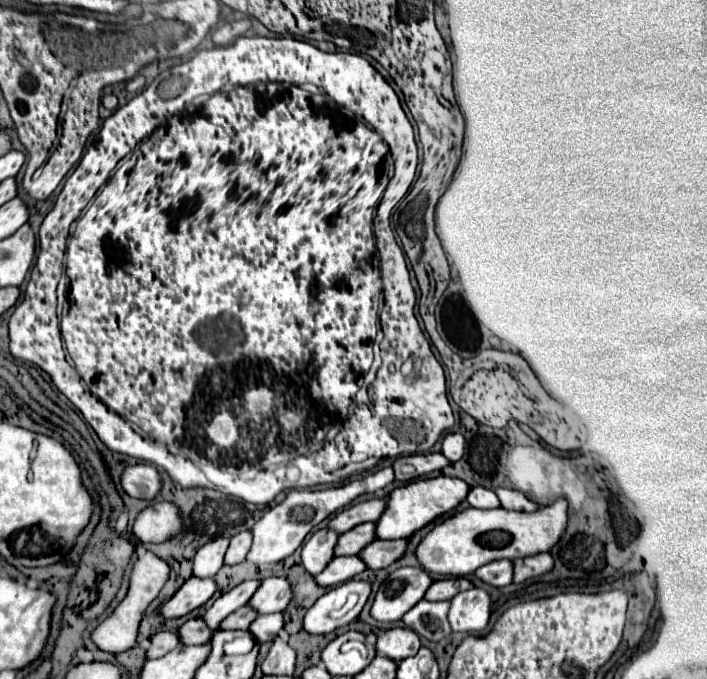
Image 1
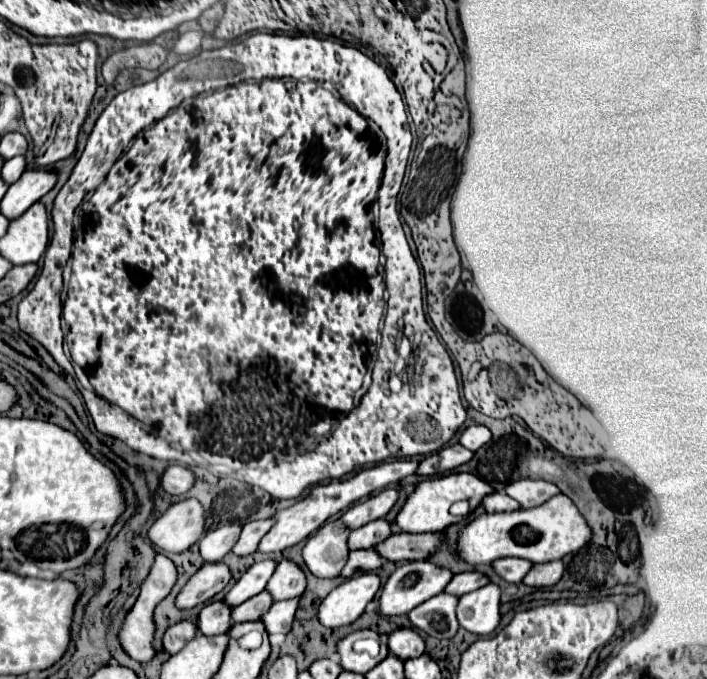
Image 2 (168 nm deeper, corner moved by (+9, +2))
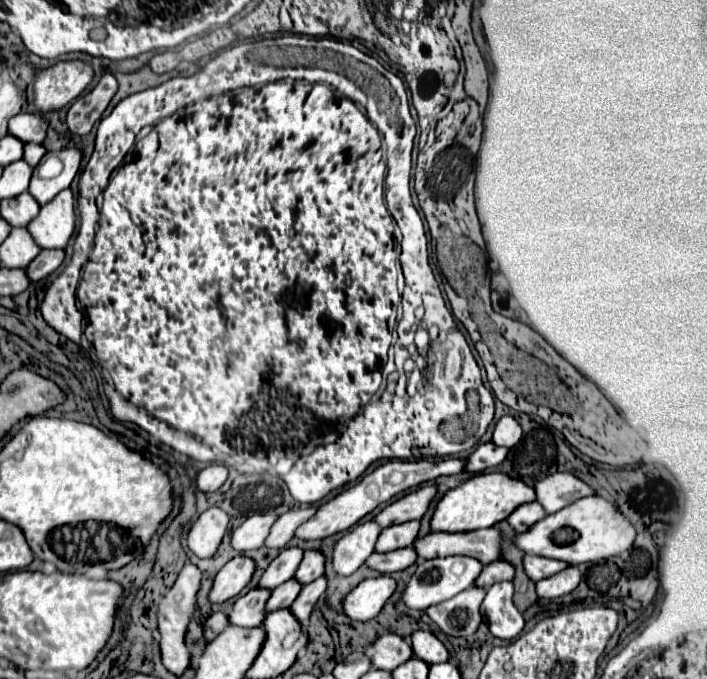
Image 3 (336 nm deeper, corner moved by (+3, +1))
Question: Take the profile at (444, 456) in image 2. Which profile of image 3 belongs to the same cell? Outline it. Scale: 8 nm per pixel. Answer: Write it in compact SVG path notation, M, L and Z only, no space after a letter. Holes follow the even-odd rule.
M492 442L488 444L480 444L470 456L468 456L468 462L470 466L466 466L466 472L474 472L474 474L480 474L488 468L496 468L498 464L502 464L508 456L510 448L500 448Z

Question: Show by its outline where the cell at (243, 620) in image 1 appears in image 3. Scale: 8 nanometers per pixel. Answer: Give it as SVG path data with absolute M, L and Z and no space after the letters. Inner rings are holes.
M290 578L288 582L284 582L282 586L272 590L272 596L268 600L268 612L280 610L280 608L290 608L292 602L298 598L302 590L302 584L296 578Z

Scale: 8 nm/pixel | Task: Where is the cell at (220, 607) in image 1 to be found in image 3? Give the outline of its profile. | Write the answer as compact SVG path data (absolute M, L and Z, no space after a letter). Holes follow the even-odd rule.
M294 546L294 548L286 548L280 552L280 556L268 566L268 570L264 572L262 580L260 580L260 586L262 588L268 588L268 590L274 590L276 586L280 586L282 582L294 578L300 562L302 562L302 556L304 556L304 550Z

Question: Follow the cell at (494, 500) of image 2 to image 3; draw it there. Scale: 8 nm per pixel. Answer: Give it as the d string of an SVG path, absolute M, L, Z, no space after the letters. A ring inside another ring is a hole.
M530 502L526 506L520 506L510 518L508 524L516 530L516 532L526 532L530 530L530 526L534 526L536 522L540 522L546 516L544 508L538 502Z

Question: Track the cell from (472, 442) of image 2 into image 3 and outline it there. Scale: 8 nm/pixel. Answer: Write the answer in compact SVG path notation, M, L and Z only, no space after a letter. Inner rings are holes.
M504 416L498 420L496 428L494 428L494 436L492 442L498 446L516 446L522 440L522 426L518 422L518 418L514 416Z

